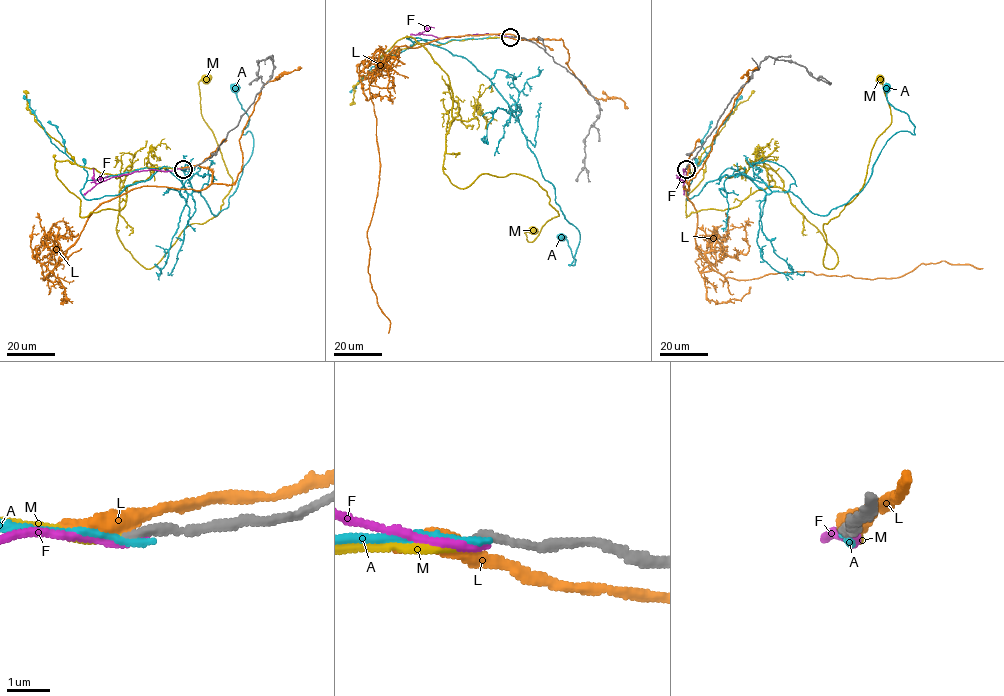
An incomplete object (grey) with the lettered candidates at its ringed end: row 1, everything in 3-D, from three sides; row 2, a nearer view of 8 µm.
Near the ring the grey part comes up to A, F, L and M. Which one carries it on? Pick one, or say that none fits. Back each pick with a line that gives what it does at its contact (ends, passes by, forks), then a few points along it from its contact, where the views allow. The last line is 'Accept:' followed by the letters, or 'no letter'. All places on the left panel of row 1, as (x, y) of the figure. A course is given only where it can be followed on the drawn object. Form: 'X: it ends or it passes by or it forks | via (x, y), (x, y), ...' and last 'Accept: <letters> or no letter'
M: it ends | via (183, 169), (54, 169), (85, 217), (125, 187), (116, 233), (151, 269), (231, 188), (201, 113), (211, 75)
Accept: M

